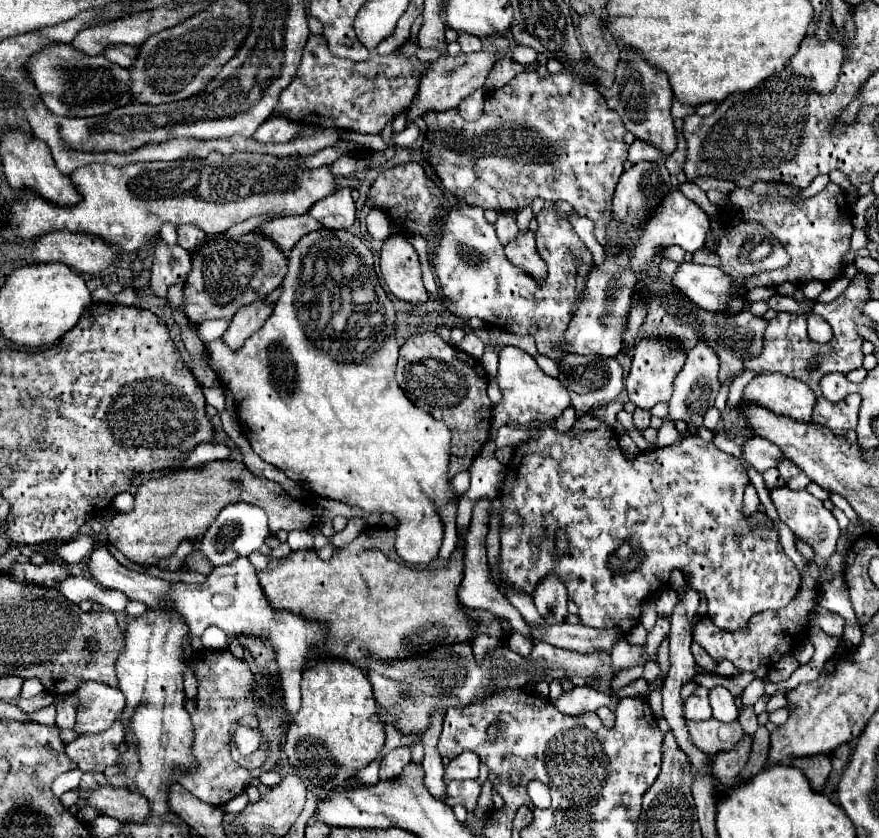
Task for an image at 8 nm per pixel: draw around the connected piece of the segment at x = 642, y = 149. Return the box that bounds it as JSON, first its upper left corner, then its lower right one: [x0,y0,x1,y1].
[628,138,664,164]

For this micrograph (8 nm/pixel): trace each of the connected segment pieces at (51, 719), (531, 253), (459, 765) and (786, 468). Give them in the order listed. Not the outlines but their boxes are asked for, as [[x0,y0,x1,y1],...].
[[29,704,56,726],[506,230,546,278],[444,752,480,780],[778,460,802,480]]

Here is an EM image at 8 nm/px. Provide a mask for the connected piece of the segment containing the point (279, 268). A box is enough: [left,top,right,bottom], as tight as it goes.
[184,234,286,324]

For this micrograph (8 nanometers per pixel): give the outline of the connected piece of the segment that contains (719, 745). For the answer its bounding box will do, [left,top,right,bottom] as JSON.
[686,718,744,756]

